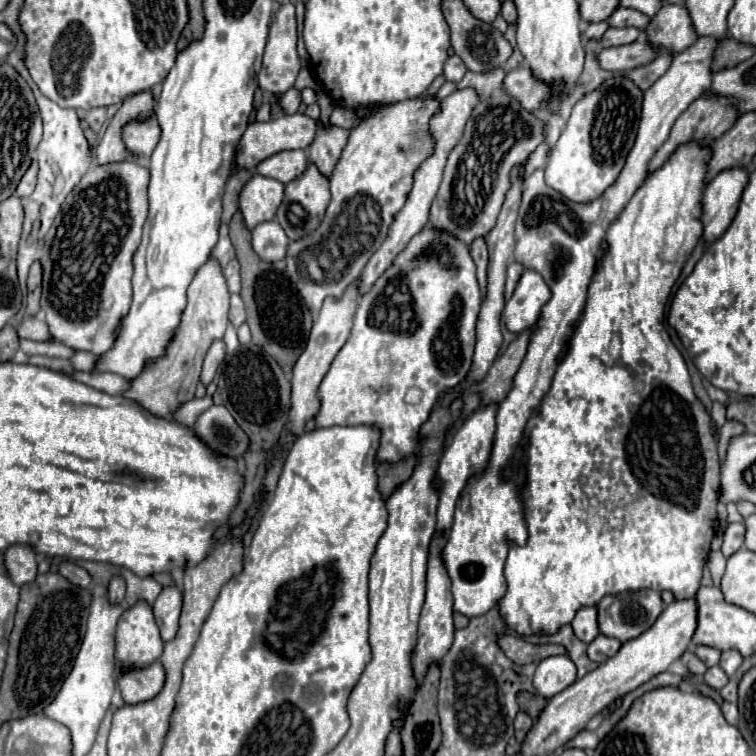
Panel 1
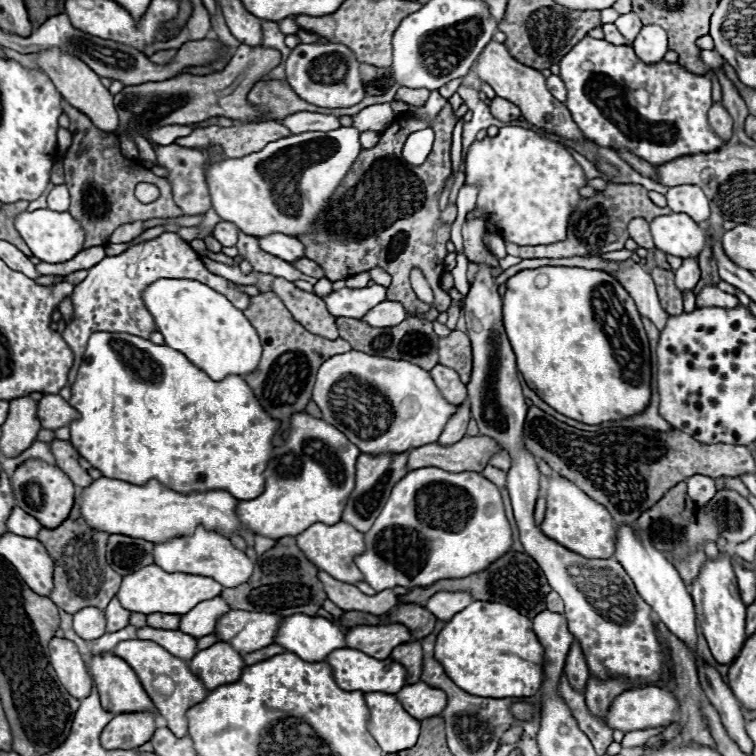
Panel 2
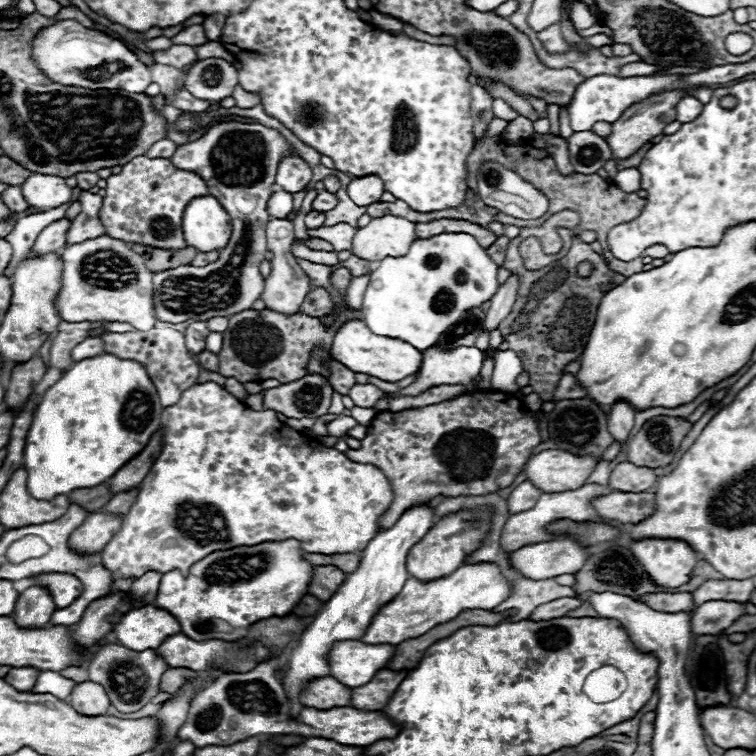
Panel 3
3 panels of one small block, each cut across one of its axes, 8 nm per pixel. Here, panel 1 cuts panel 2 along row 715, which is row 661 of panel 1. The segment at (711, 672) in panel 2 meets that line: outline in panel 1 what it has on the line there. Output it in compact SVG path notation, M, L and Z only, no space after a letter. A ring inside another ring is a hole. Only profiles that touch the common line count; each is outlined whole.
M728 650L728 652L722 652L722 658L720 658L720 668L732 678L734 672L738 670L738 666L742 664L742 656L740 652L736 650Z

